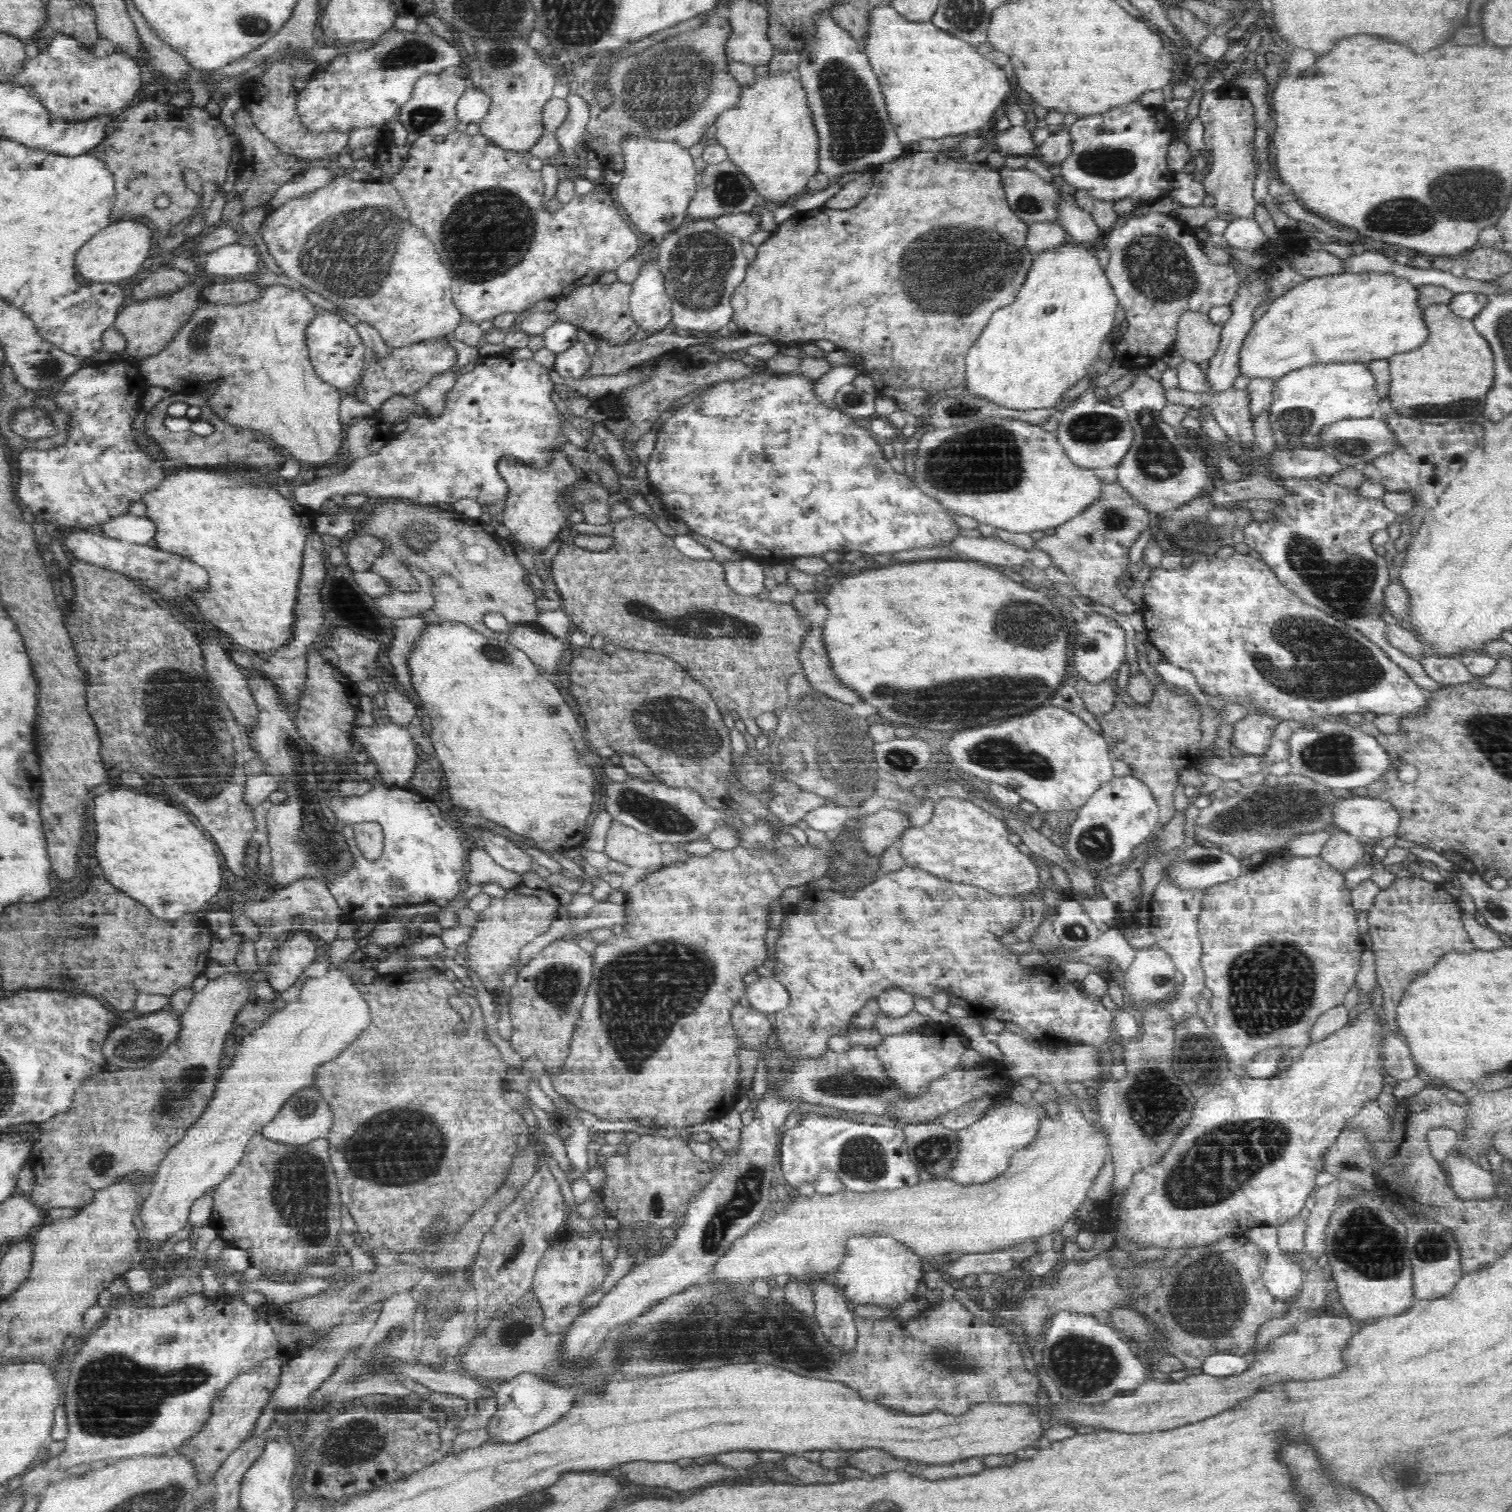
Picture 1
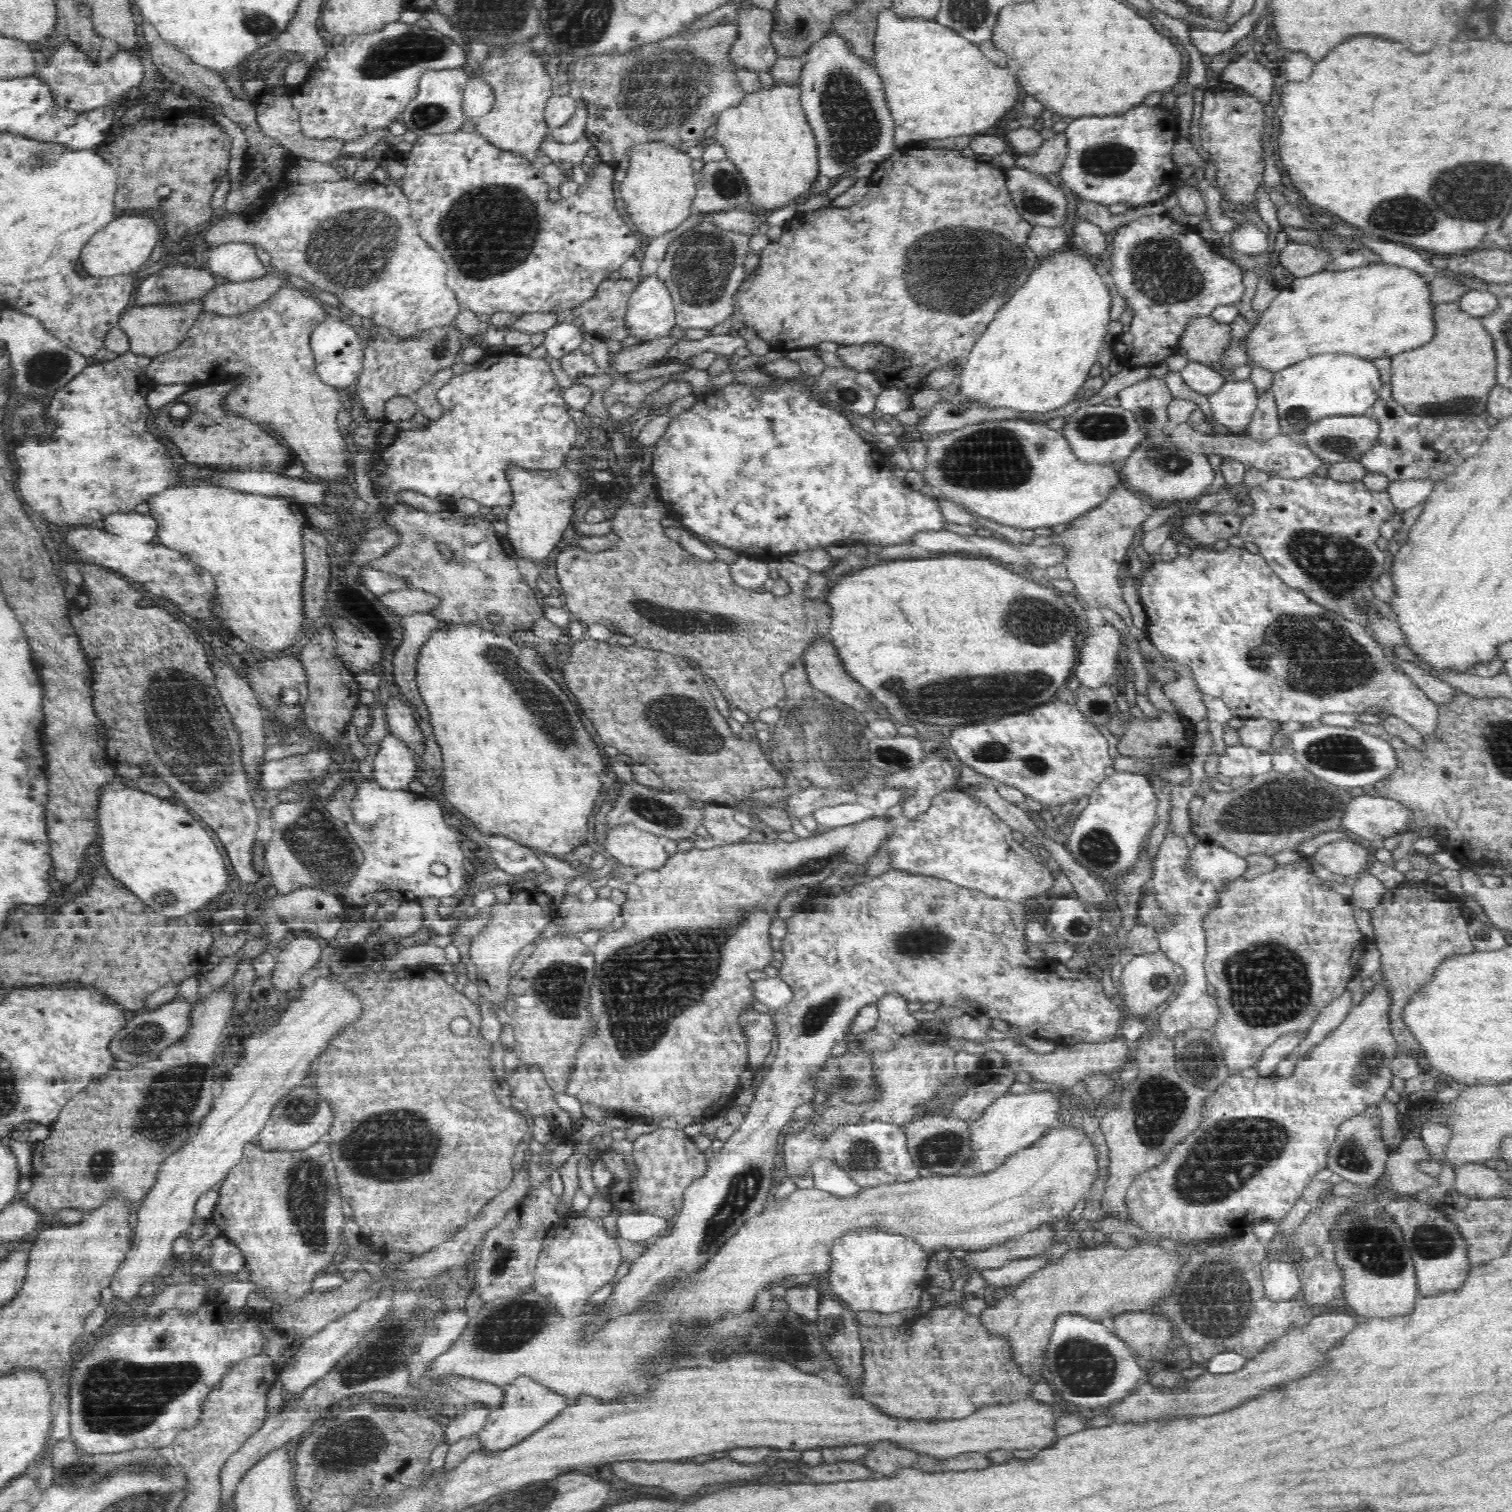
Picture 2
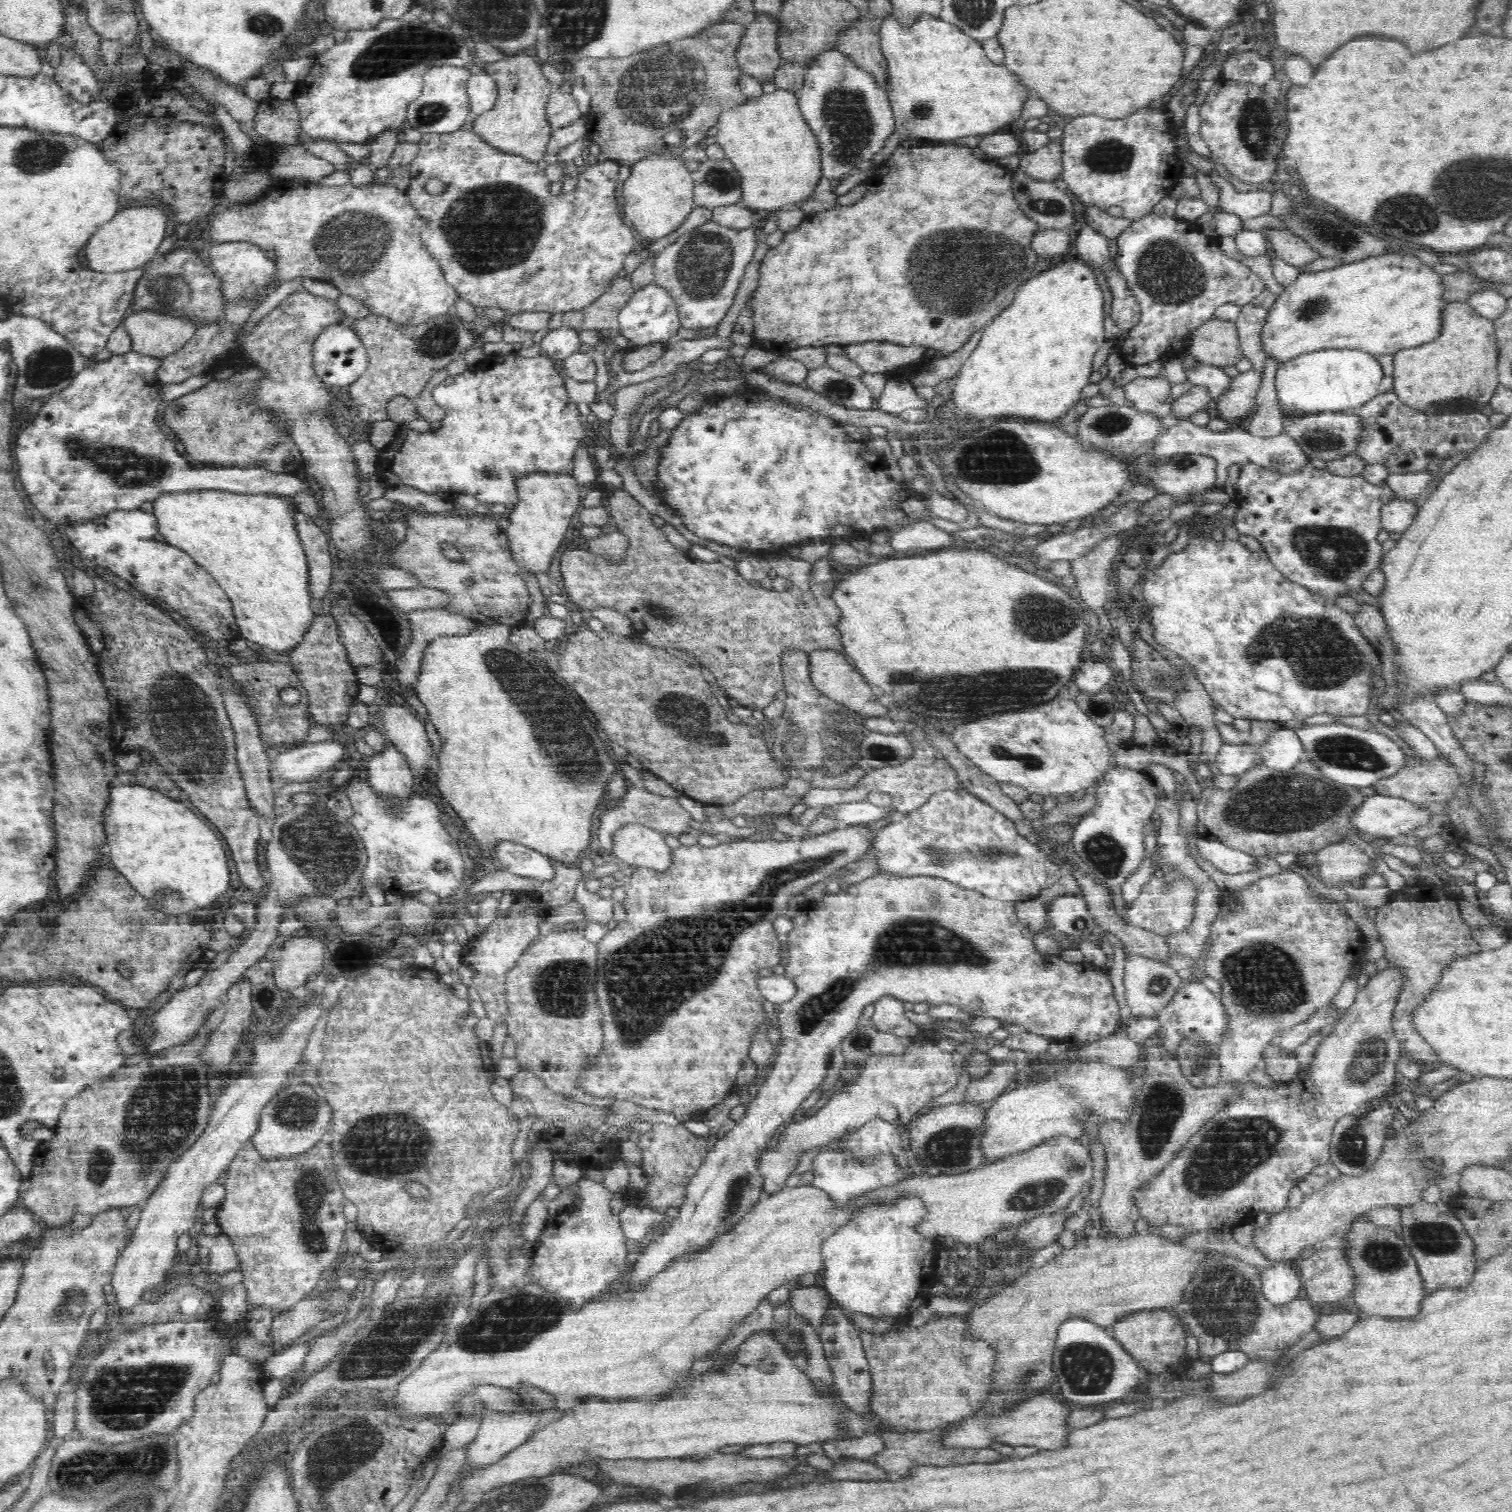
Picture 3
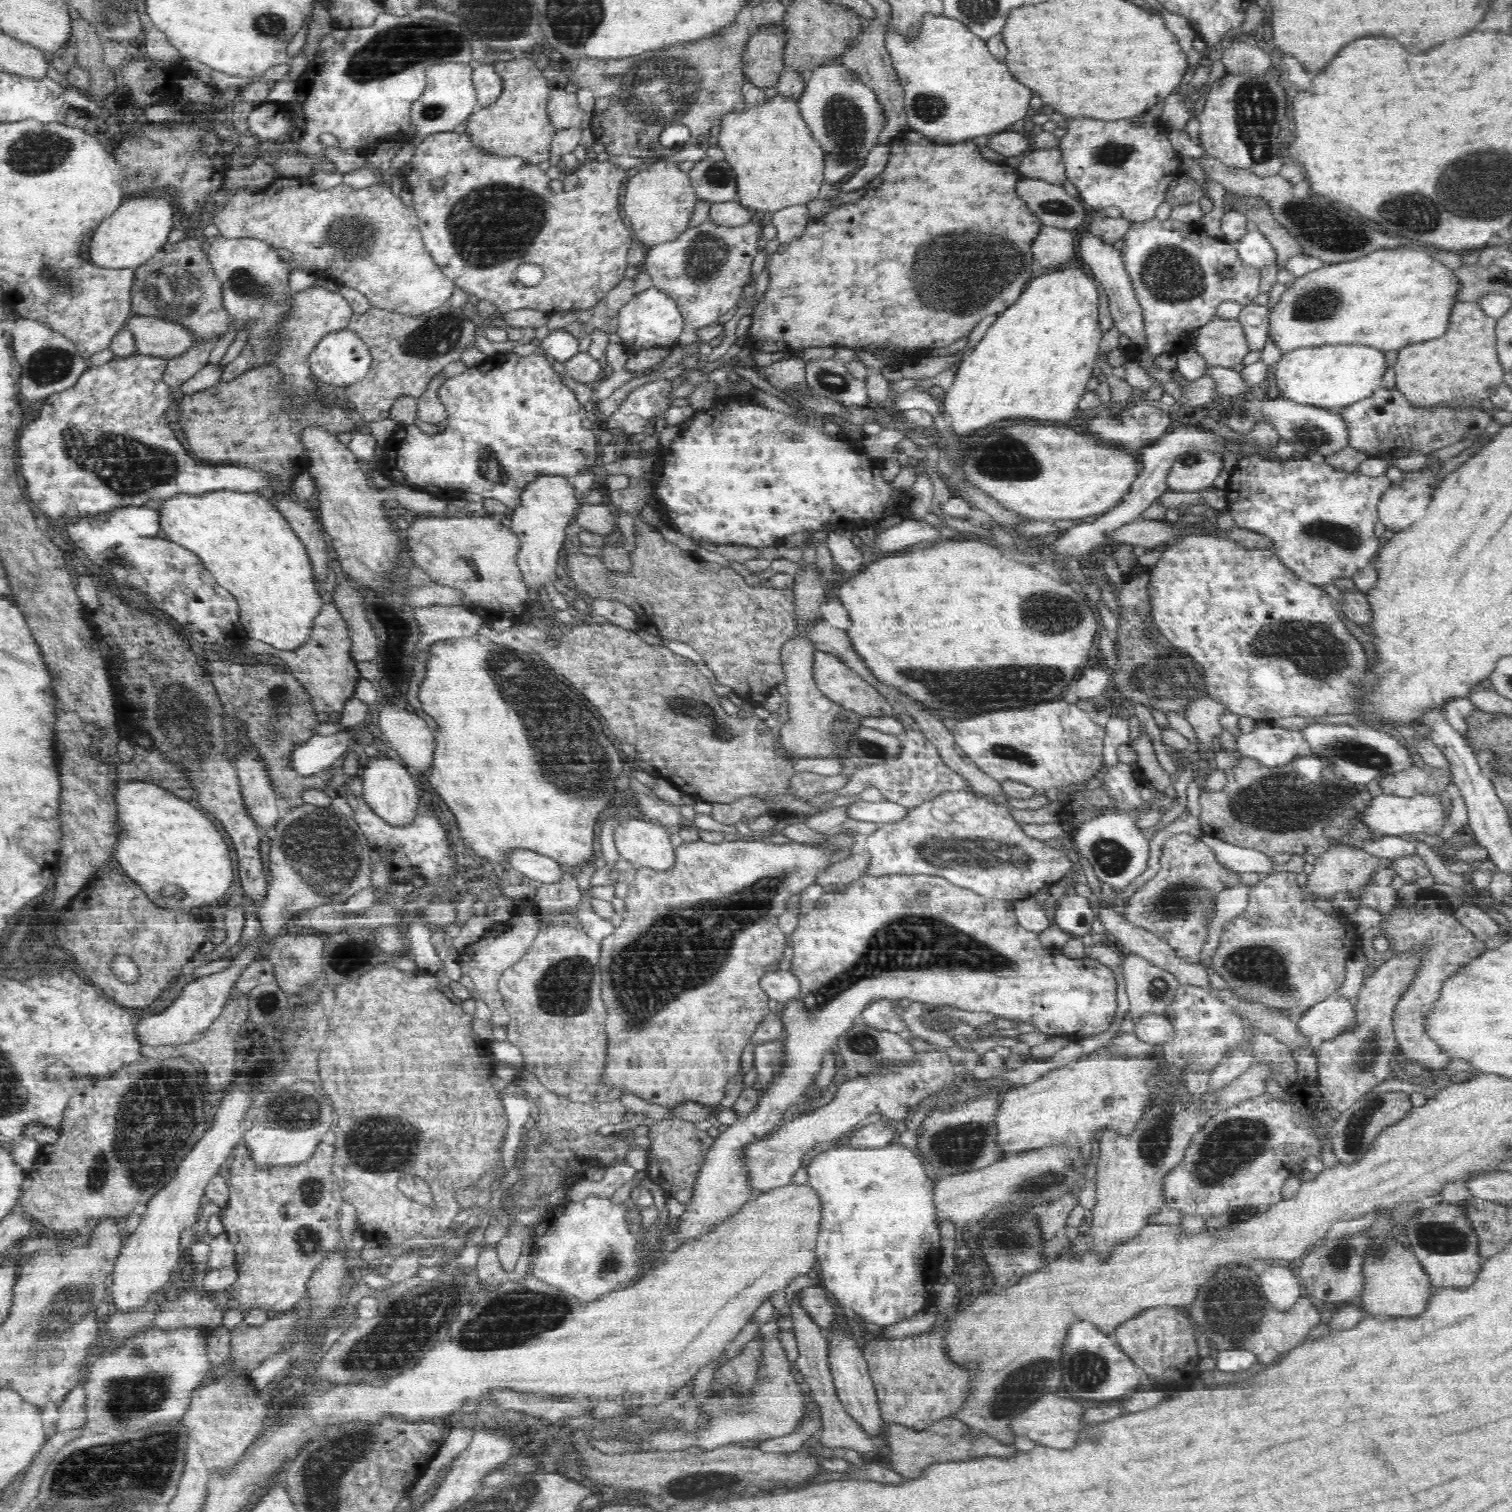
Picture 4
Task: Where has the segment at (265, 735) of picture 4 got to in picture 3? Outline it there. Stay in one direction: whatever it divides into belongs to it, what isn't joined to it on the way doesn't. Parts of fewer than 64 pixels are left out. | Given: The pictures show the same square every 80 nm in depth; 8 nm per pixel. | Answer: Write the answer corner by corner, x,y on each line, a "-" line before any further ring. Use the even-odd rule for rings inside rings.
254,662
254,664
240,664
230,666
228,674
244,688
245,700
252,714
256,715
258,728
262,741
270,742
272,748
278,748
282,744
292,744
309,736
310,718
308,718
309,698
304,686
301,684
297,673
290,664
284,662
-
285,688
294,688
300,691
300,701
293,705
284,703
280,698
280,692

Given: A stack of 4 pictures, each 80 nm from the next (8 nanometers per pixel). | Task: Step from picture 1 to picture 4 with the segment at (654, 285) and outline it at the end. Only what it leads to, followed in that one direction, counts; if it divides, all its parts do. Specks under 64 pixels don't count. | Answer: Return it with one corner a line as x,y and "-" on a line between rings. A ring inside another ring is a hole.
651,286
632,297
618,312
618,336
627,354
652,347
674,347
684,330
684,320
678,305
668,295

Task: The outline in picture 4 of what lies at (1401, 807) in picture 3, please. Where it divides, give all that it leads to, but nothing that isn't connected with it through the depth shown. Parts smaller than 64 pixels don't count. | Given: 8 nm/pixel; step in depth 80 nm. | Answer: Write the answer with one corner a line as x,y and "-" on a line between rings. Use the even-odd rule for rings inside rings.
1417,794
1416,797
1400,797
1395,795
1381,795
1373,798
1370,806
1359,817
1370,830
1379,836
1401,836
1411,832
1424,832
1429,835
1439,834
1447,820
1441,796
1431,794

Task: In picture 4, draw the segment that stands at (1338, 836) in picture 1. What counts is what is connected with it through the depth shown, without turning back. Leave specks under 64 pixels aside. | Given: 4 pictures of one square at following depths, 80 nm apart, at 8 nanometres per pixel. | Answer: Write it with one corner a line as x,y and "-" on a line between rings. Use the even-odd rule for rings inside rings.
1334,845
1326,849
1317,859
1311,868
1308,868
1308,878
1305,890
1314,896
1320,896
1330,902
1330,897
1337,892
1353,894
1356,890
1371,884
1372,875
1378,870
1378,864
1390,862
1380,860
1372,854
1368,854
1360,846

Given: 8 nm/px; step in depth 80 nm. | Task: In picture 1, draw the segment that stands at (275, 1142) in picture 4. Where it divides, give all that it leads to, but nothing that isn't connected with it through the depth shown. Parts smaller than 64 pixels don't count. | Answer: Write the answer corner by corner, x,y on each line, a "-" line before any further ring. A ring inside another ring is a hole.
302,1088
288,1098
288,1102
274,1116
274,1120
270,1124
266,1124
259,1132
273,1142
290,1144
291,1146
304,1146
325,1137
326,1133
332,1128
332,1121
331,1108
321,1097
321,1092

